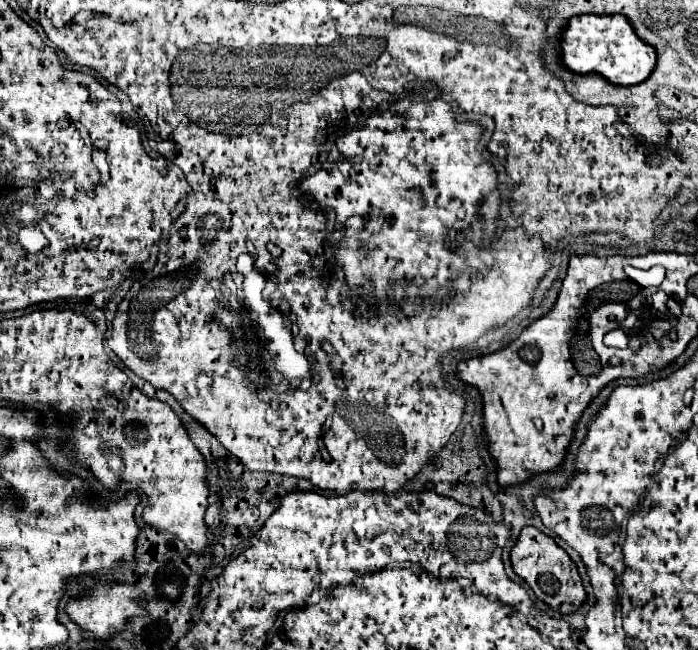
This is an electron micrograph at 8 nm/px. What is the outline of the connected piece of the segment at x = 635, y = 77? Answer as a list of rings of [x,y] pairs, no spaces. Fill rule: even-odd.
[[[579,15],[567,23],[563,35],[563,61],[575,73],[599,73],[615,85],[637,85],[655,71],[657,53],[641,41],[623,15]]]

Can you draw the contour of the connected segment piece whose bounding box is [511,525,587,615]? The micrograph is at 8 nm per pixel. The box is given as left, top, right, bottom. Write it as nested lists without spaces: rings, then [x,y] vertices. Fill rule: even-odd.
[[[525,527],[515,543],[515,547],[511,549],[511,563],[513,563],[513,571],[535,591],[535,595],[545,601],[551,609],[569,615],[575,613],[587,599],[587,593],[581,585],[581,577],[577,571],[577,565],[573,563],[573,559],[567,555],[565,549],[561,549],[553,537],[545,535],[543,531],[539,531],[537,527]]]

